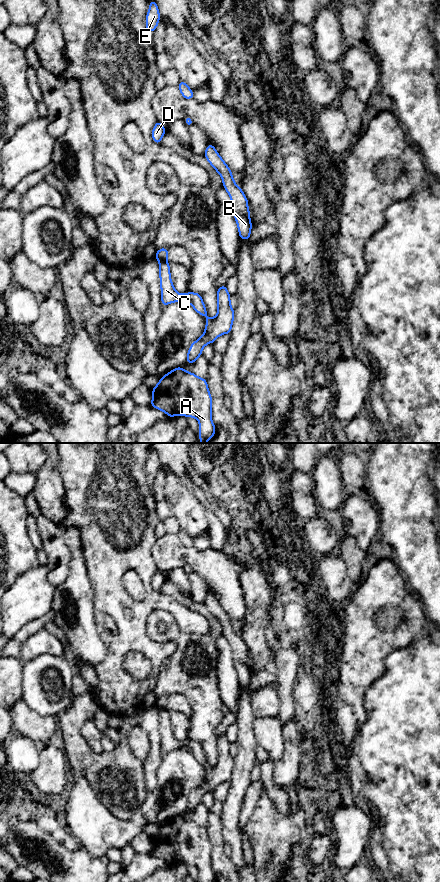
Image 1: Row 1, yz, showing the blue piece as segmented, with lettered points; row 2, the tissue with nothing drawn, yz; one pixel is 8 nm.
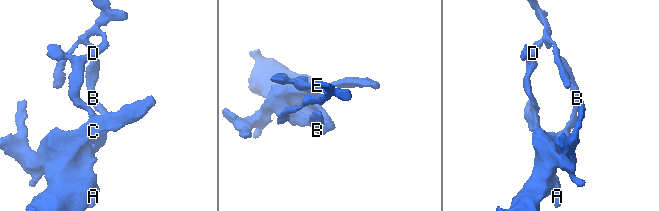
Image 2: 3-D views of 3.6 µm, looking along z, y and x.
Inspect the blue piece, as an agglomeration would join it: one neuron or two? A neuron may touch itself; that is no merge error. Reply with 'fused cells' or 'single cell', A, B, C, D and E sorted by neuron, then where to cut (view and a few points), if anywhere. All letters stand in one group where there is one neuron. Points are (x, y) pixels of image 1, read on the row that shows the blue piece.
fused cells | A B C / D E | yz (166, 260), (160, 262)

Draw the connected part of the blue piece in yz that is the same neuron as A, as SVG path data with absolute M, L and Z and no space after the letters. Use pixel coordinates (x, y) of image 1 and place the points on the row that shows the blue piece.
M177 367L164 375L152 389L150 405L164 411L169 417L183 415L199 421L199 439L206 443L214 435L212 397L206 379Z

